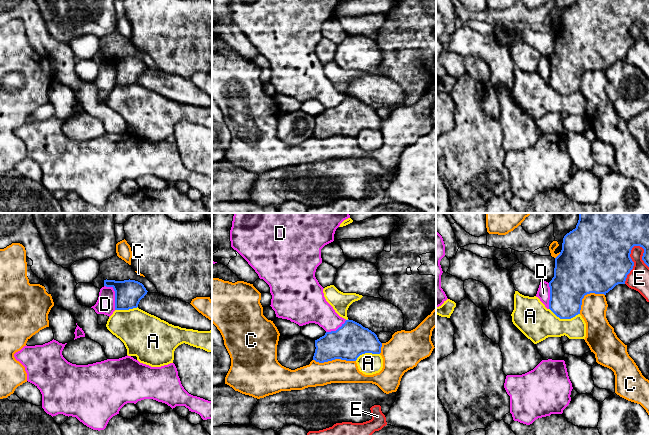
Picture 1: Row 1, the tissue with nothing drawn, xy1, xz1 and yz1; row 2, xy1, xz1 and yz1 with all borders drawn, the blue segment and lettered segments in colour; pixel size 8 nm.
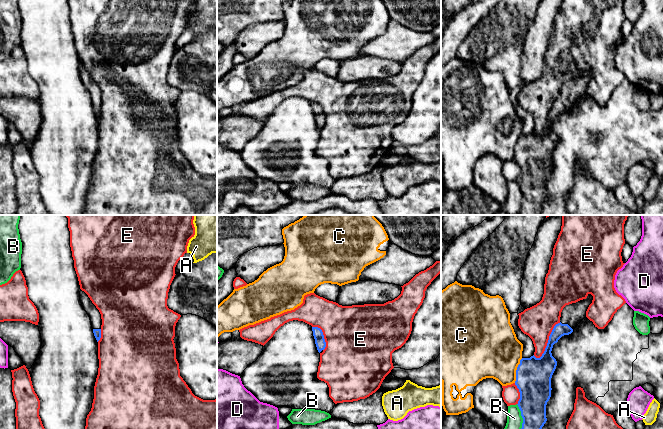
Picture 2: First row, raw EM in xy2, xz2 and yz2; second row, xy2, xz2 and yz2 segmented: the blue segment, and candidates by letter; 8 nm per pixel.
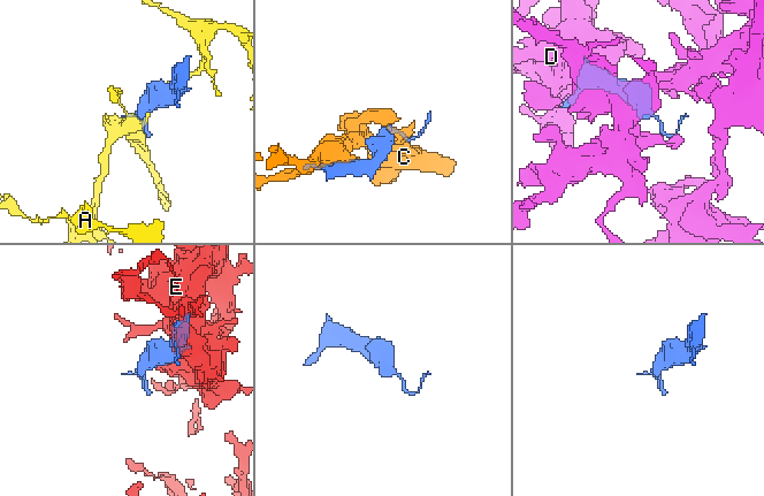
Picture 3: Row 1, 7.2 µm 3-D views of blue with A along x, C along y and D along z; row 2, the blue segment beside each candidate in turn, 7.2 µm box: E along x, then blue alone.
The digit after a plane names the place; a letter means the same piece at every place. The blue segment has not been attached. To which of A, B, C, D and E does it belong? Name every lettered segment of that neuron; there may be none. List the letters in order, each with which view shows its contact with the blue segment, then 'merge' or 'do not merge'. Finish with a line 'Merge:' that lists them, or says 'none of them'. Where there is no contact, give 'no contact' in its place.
A: contact in yz1; do not merge
B: contact in yz2; do not merge
C: contact in xz1; do not merge
D: contact in xy1; do not merge
E: contact in yz1; do not merge
Merge: none of them

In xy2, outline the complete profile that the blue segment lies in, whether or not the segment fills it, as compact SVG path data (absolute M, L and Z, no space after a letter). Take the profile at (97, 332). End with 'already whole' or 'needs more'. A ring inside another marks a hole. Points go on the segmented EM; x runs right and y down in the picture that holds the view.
M82 290L80 291L80 301L82 303L84 310L90 317L93 333L98 342L101 338L101 314L99 310L96 308L96 306L92 303L88 295Z; needs more

